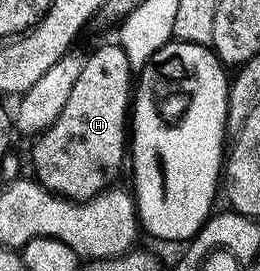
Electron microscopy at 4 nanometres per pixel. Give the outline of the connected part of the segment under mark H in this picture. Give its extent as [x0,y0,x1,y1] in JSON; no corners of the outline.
[33,44,135,202]

